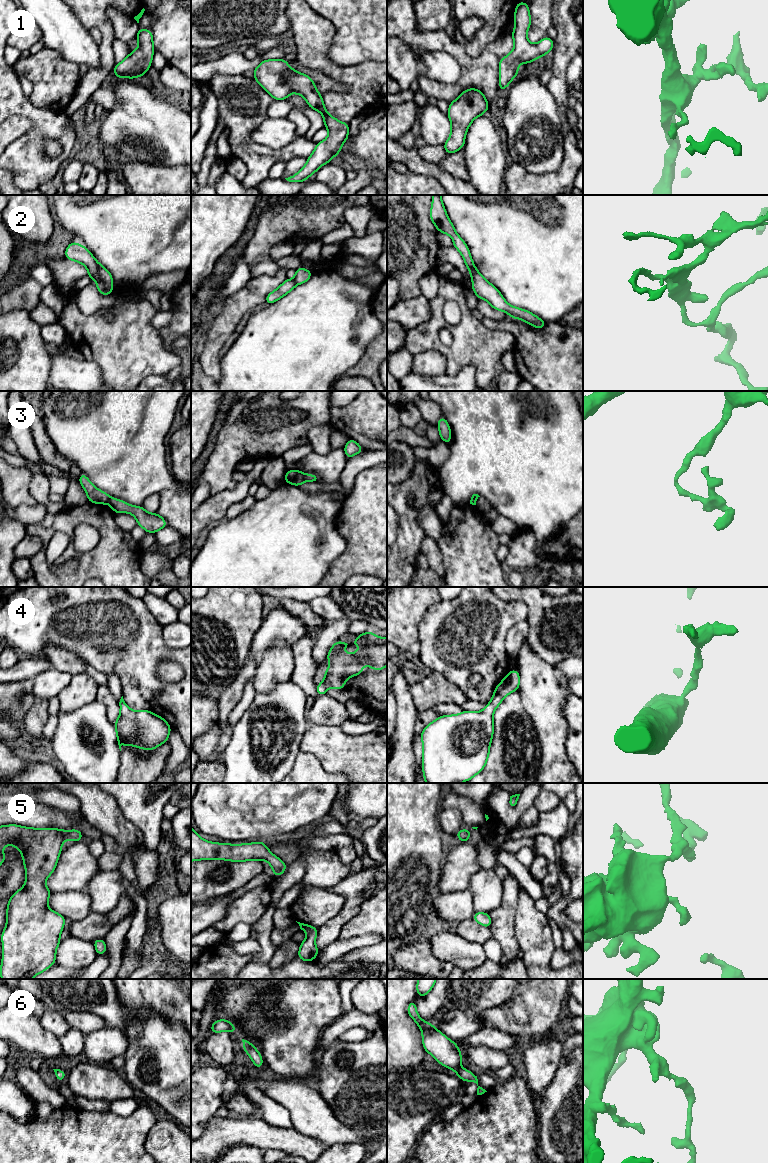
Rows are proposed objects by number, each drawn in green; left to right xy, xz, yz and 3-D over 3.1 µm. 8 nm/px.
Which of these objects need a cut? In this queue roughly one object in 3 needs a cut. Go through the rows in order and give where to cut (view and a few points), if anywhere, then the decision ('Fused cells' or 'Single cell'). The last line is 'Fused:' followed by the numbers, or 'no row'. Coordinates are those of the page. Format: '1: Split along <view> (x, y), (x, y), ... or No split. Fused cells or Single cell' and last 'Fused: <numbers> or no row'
1: No split. Single cell
2: Split along xy (96, 262), (99, 277), (103, 281), (112, 284). Fused cells
3: Split along xy (111, 498), (107, 503). Fused cells
4: No split. Single cell
5: No split. Single cell
6: No split. Single cell
Fused: 2, 3

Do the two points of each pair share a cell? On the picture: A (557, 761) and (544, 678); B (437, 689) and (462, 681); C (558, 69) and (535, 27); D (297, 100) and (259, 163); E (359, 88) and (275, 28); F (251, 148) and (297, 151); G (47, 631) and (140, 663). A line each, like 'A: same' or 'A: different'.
A: same
B: different
C: different
D: different
E: different
F: same
G: same

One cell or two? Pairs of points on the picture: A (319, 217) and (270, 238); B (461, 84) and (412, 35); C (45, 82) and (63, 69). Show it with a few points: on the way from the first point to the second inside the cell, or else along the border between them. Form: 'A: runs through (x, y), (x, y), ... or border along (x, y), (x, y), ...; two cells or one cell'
A: runs through (307, 217), (294, 217), (282, 226); one cell
B: runs through (466, 65), (448, 44), (431, 41); one cell
C: runs through (49, 82), (59, 73); one cell

